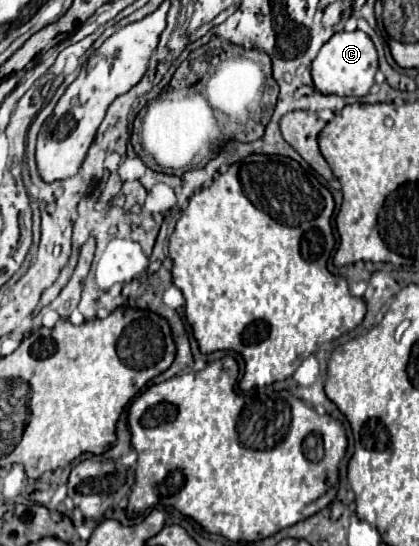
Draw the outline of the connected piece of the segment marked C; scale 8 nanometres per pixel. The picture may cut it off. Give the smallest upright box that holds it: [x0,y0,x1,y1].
[313,32,379,96]

